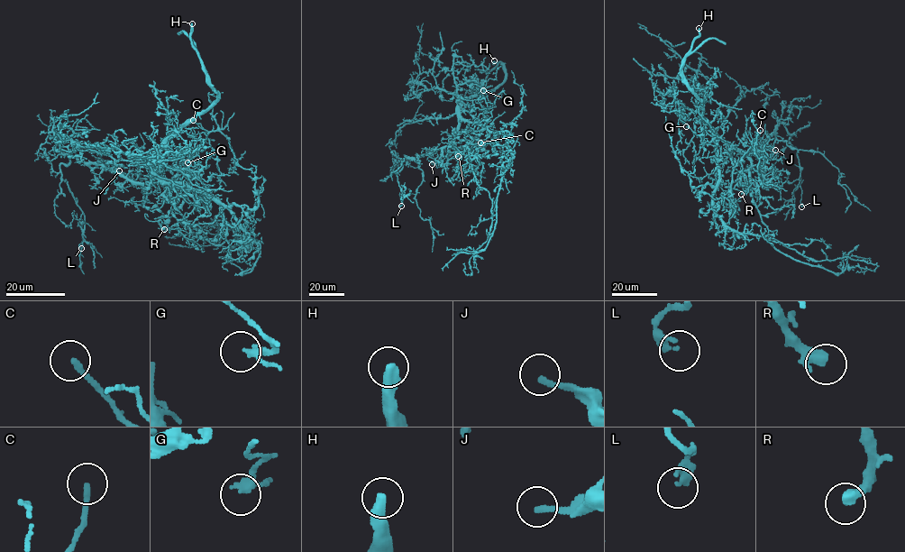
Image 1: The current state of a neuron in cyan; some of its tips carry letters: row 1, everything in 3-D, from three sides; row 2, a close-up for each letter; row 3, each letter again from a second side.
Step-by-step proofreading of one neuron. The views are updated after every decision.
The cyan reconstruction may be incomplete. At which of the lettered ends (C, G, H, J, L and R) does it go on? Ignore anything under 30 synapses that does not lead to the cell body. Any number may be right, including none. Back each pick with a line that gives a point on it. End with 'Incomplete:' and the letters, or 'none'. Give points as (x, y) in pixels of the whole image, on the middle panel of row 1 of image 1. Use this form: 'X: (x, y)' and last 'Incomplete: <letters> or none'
H: (494, 60)
J: (432, 164)
Incomplete: H, J

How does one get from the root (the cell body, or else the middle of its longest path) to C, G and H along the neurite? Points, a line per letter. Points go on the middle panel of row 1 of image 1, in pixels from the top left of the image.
C: (461, 118), (453, 138), (454, 145), (476, 150), (489, 142), (480, 142)
G: (461, 118), (457, 87), (468, 81), (476, 81), (480, 85), (485, 81), (483, 90)
H: (461, 118), (460, 109), (463, 99), (495, 88), (505, 78), (501, 62), (493, 63), (494, 60)

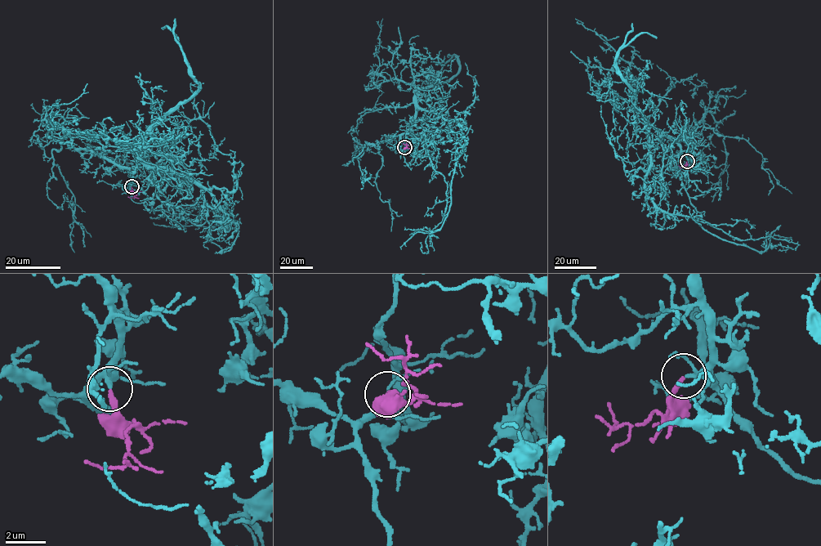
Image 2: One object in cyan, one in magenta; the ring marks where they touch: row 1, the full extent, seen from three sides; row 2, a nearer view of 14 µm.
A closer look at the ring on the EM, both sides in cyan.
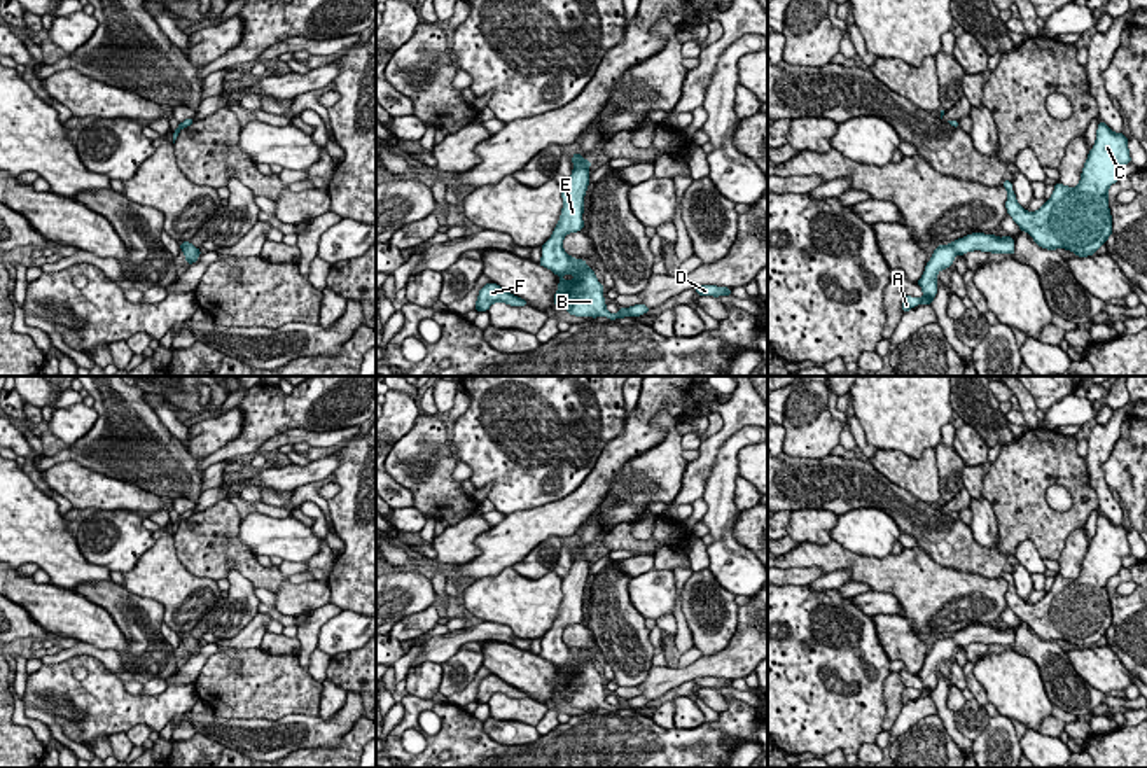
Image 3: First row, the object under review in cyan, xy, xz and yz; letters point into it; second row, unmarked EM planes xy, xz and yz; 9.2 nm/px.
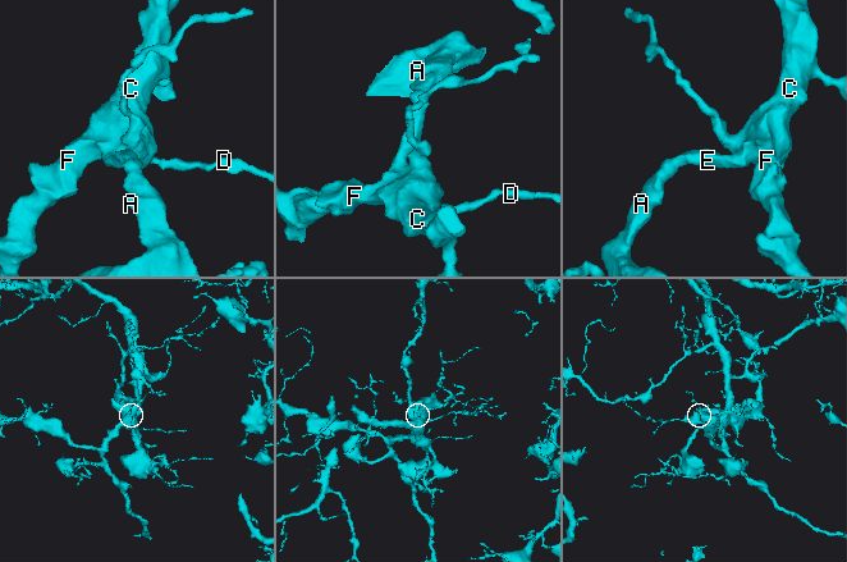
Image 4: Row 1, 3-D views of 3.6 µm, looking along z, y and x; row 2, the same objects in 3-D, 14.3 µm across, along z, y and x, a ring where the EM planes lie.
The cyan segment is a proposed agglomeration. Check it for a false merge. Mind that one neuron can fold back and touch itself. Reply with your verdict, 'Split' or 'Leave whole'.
Leave whole

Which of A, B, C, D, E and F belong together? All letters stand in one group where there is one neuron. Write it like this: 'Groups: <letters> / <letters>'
Groups: A B C D E F

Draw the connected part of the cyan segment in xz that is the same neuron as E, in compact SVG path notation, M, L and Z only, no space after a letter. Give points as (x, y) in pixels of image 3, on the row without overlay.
M579 544L572 548L574 562L570 572L563 577L561 590L563 600L551 630L542 637L540 658L551 661L560 668L558 682L554 686L554 698L567 702L575 709L607 709L610 712L640 709L650 700L635 696L621 700L615 707L607 703L603 682L605 679L594 668L594 663L584 651L570 649L563 642L563 630L570 625L582 623L584 612L584 586L589 577L587 560L593 556Z

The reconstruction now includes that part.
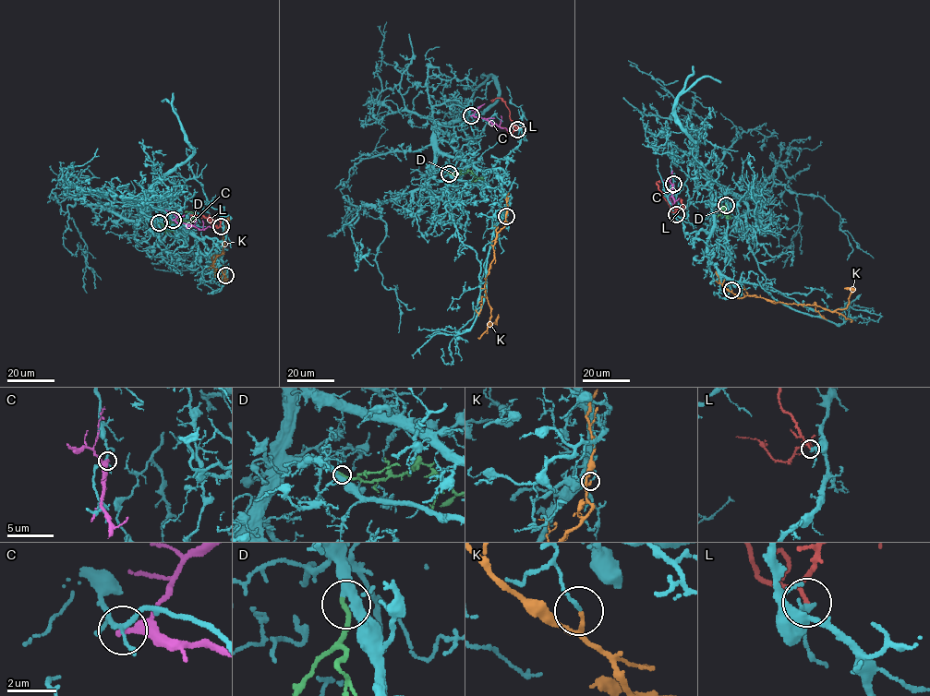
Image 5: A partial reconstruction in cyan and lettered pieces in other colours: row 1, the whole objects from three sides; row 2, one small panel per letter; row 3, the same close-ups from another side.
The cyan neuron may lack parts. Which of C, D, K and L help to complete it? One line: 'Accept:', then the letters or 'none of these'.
Accept: D, L

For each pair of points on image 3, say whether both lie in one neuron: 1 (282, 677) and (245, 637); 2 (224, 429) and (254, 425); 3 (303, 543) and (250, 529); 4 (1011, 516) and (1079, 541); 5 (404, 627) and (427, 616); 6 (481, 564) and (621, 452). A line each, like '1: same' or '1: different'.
1: different
2: different
3: same
4: different
5: same
6: same

